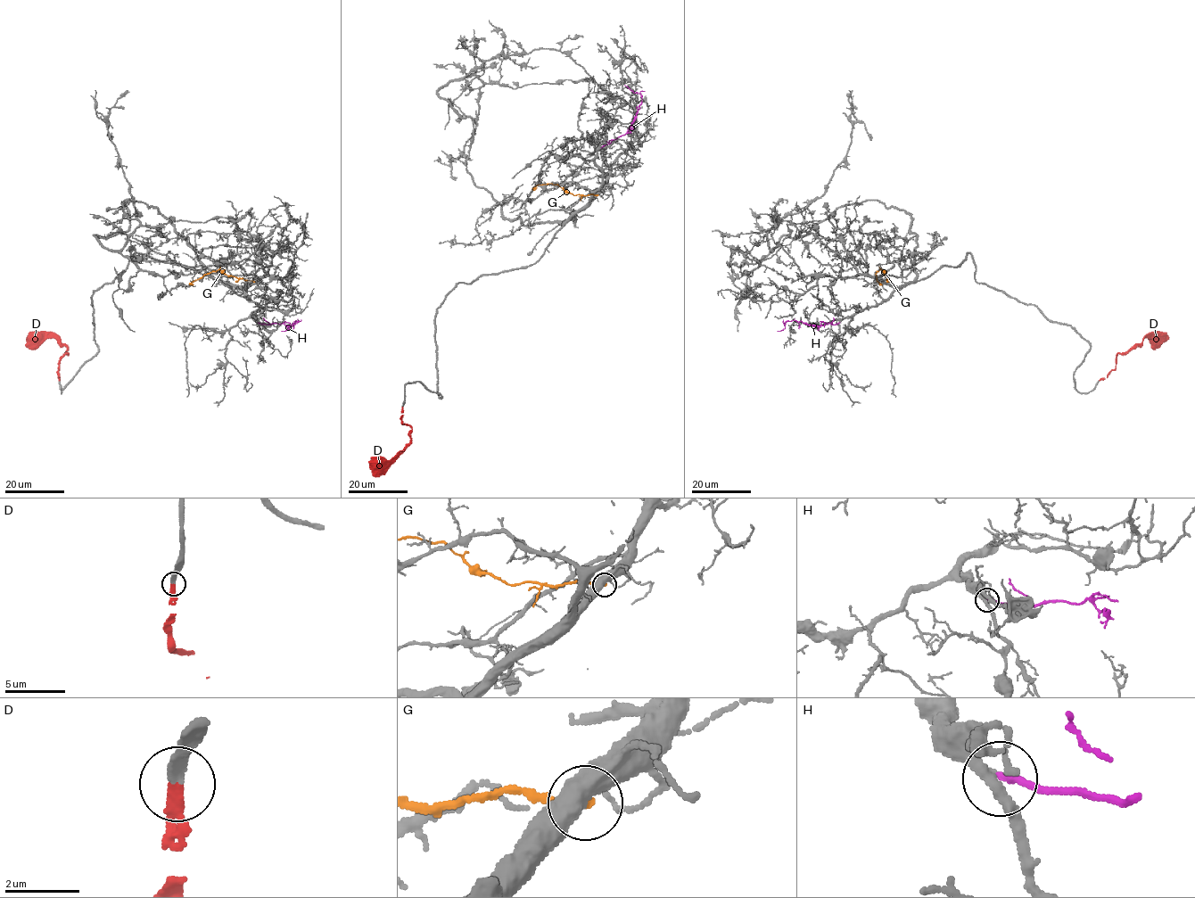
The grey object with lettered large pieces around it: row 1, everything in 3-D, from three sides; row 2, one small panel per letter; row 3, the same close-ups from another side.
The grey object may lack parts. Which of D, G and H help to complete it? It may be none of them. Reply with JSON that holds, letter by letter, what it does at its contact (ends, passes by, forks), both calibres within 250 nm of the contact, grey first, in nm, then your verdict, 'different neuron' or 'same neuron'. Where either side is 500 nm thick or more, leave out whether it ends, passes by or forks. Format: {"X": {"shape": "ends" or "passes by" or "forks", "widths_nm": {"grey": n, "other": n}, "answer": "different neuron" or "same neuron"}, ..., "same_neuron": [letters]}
{"D": {"shape": "ends", "widths_nm": {"grey": 340, "other": 320}, "answer": "same neuron"}, "G": {"widths_nm": {"grey": 550, "other": 280}, "answer": "different neuron"}, "H": {"shape": "ends", "widths_nm": {"grey": 150, "other": 200}, "answer": "same neuron"}, "same_neuron": ["D", "H"]}

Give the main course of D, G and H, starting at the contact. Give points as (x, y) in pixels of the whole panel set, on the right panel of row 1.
D: (1100, 380), (1115, 368), (1118, 353), (1139, 346), (1145, 337), (1151, 341), (1157, 334)
G: (887, 282), (887, 275), (880, 269), (875, 274), (882, 284)
H: (839, 323), (815, 325), (787, 321), (782, 330), (778, 331)

